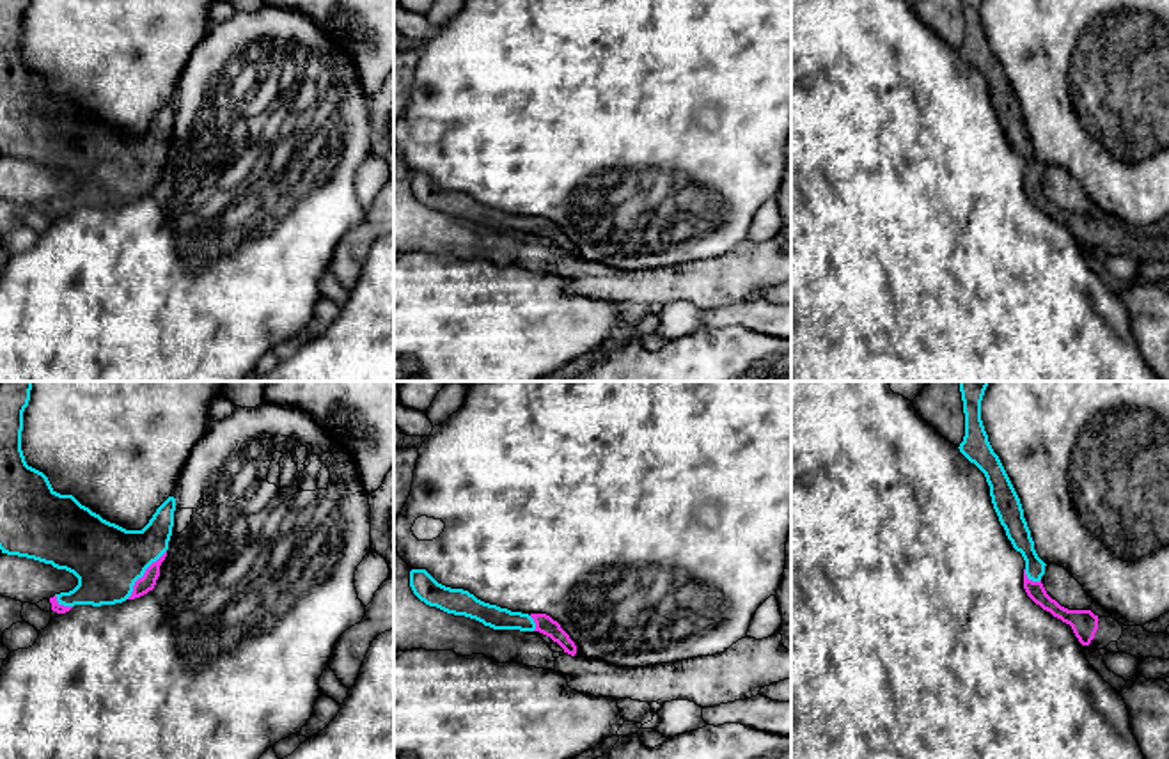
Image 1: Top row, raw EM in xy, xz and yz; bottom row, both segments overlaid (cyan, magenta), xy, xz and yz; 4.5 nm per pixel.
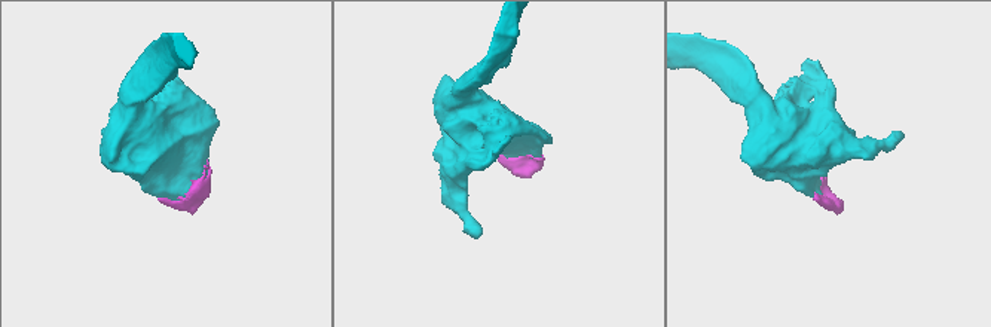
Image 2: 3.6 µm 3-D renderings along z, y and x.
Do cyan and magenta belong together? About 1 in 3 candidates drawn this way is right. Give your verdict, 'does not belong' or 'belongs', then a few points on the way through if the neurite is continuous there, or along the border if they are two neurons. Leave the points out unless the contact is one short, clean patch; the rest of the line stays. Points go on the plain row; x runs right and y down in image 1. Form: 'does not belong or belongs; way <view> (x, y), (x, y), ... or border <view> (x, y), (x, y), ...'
belongs

